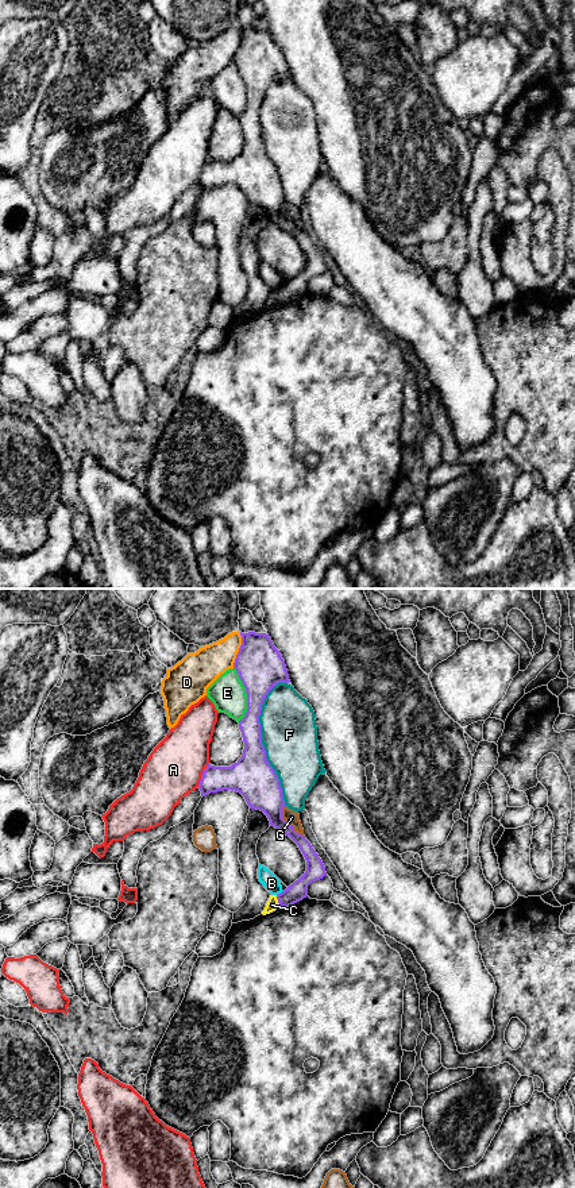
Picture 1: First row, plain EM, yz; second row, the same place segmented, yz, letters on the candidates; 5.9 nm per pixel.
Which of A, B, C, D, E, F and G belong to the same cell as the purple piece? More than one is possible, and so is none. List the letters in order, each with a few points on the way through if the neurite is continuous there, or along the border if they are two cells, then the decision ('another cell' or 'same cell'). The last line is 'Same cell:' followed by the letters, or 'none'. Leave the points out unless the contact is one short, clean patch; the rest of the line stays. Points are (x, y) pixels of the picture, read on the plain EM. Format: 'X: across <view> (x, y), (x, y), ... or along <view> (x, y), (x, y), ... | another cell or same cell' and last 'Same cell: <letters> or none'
A: another cell
B: along yz (282, 286), (277, 290) | another cell
C: across yz (297, 286), (278, 296), (271, 300) | same cell
D: another cell
E: along yz (234, 62), (246, 89), (246, 108), (239, 116) | another cell
F: another cell
G: another cell
Same cell: C

